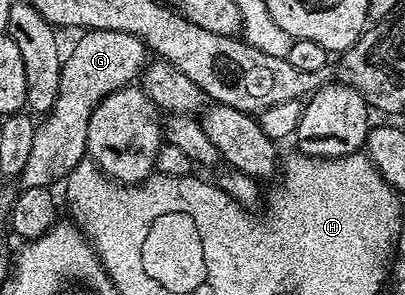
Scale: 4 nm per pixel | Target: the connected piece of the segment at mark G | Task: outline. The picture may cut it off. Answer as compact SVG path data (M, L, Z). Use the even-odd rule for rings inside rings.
M89 29L79 34L80 38L72 45L72 50L67 50L60 67L60 82L58 83L58 99L54 99L54 107L43 118L44 121L35 126L34 143L31 144L31 152L27 158L18 181L24 189L49 188L55 181L63 182L78 167L78 163L85 160L88 148L86 147L86 130L90 127L90 115L92 109L106 95L110 95L119 89L129 88L132 81L141 76L150 53L139 37L123 33L122 31L102 31L101 29Z

